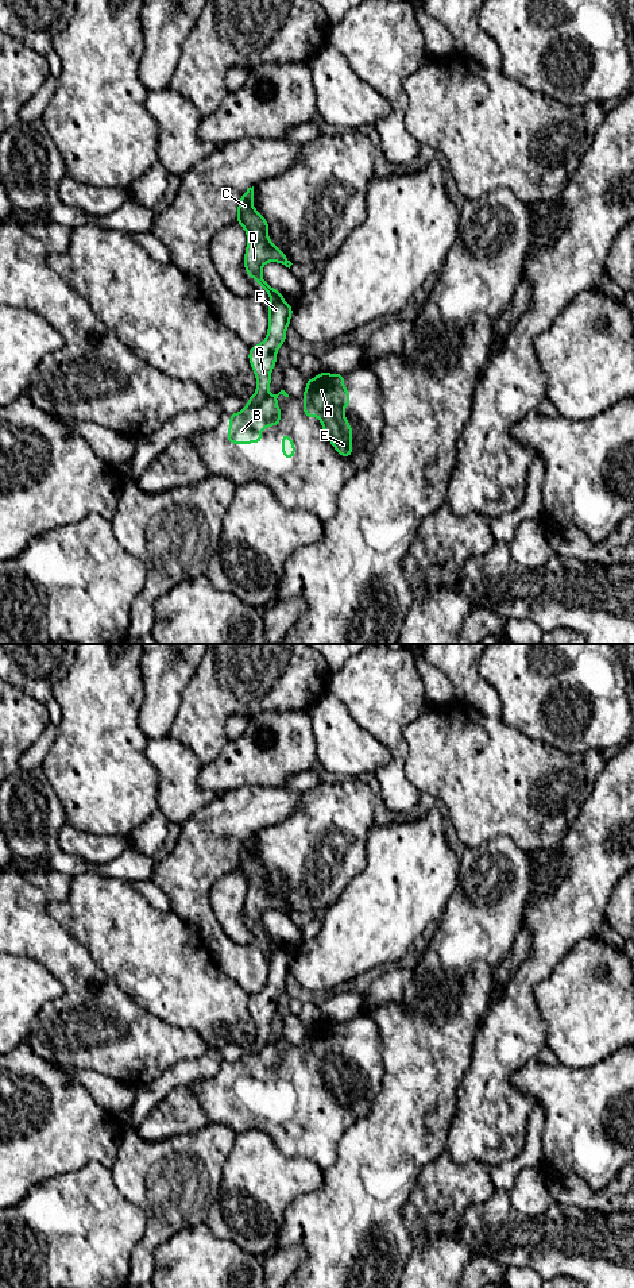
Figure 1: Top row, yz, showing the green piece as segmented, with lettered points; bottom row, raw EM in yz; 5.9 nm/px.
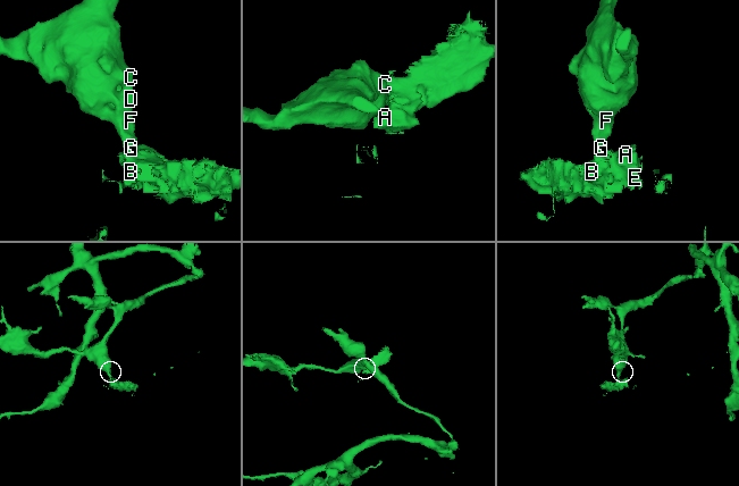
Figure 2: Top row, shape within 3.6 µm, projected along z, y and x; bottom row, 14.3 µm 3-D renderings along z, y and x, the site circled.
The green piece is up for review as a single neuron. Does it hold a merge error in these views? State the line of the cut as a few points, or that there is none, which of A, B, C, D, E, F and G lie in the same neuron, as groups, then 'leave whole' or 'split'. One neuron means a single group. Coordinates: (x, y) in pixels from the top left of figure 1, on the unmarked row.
cut in yz along (267, 1041), (258, 1052), (248, 1052); A B E / C D F G; split

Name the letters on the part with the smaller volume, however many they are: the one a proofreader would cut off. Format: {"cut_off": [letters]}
{"cut_off": ["A", "B", "E"]}

